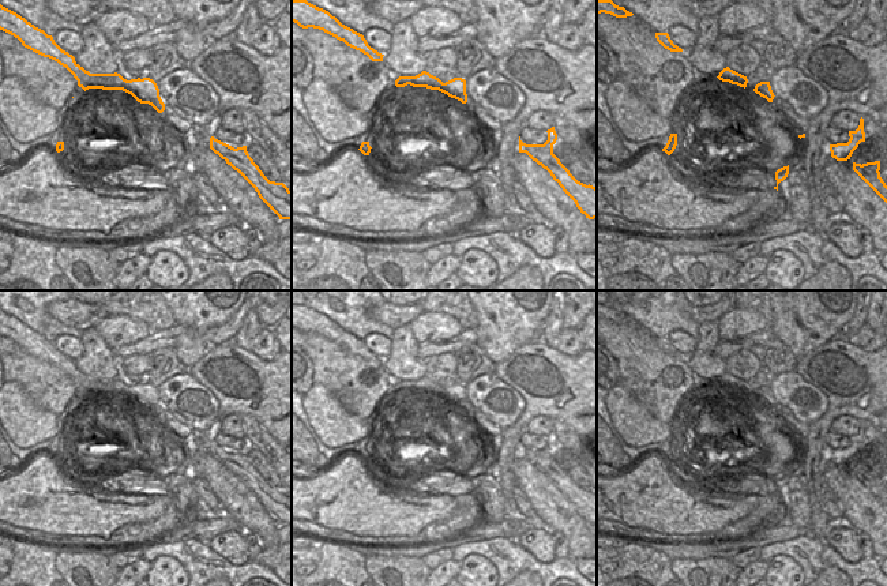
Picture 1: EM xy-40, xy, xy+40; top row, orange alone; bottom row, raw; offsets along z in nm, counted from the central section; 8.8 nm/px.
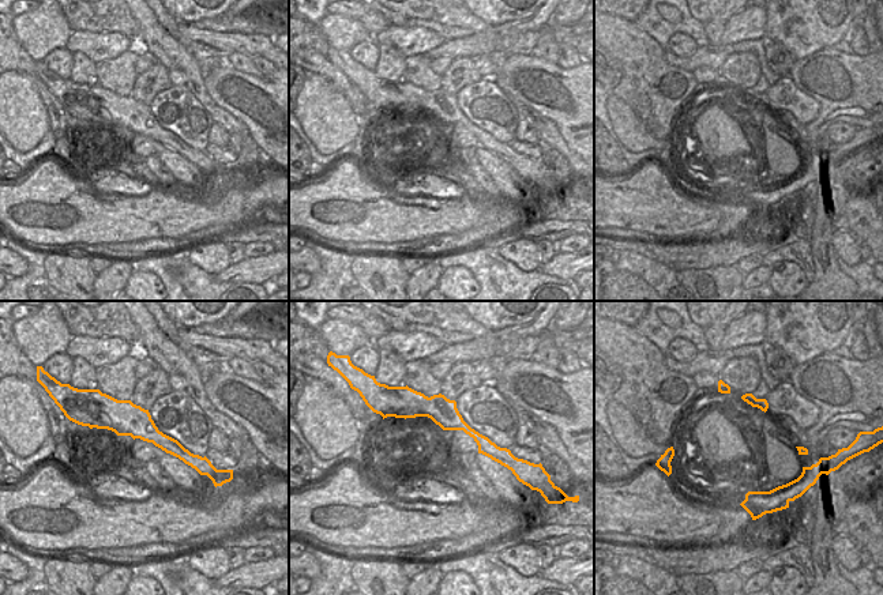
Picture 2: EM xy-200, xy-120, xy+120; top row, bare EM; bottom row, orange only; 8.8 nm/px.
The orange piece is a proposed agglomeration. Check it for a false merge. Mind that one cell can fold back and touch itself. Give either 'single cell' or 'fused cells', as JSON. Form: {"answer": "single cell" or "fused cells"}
{"answer": "fused cells"}

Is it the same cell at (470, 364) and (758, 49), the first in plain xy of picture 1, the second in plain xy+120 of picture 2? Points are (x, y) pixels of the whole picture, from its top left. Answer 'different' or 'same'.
different

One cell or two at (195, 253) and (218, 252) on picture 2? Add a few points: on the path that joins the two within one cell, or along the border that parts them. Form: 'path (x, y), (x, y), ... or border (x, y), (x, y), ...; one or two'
path (200, 253), (213, 253); one

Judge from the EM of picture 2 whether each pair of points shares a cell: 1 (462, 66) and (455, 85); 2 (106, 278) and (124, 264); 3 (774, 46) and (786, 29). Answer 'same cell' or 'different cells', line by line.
1: same cell
2: same cell
3: different cells

